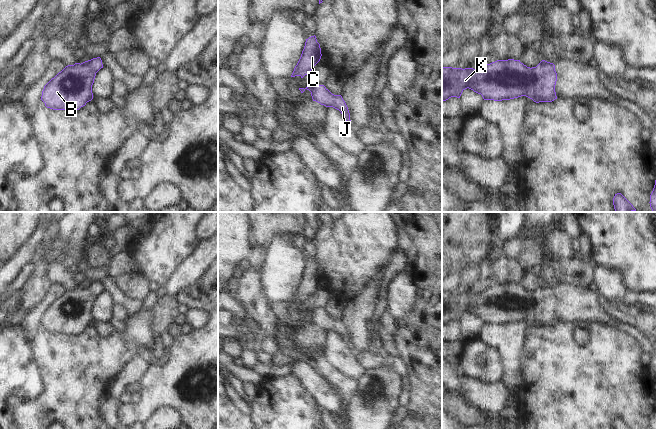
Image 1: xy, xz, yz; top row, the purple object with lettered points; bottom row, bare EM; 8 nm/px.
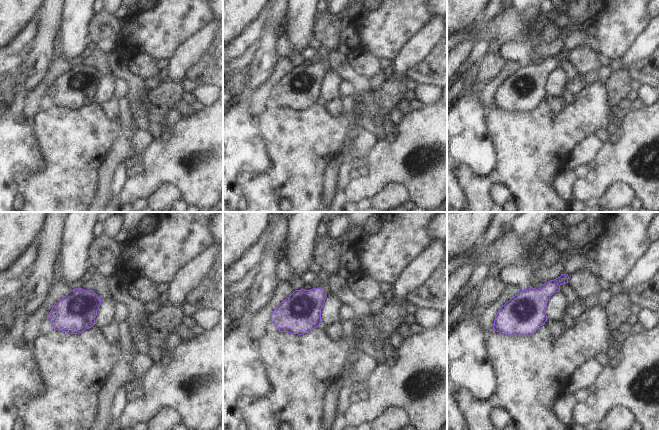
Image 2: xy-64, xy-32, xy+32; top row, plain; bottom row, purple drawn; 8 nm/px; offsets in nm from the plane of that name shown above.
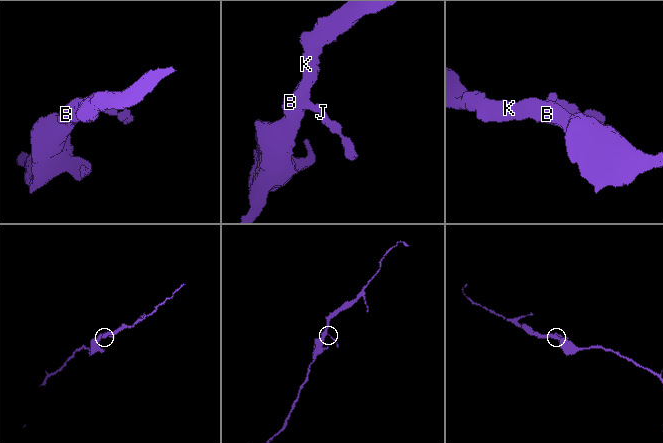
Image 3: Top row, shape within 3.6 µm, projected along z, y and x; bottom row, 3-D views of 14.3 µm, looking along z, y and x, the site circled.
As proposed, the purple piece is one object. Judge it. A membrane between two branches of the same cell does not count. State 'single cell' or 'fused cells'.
single cell

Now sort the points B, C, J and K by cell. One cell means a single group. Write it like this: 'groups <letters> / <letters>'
groups B C J K

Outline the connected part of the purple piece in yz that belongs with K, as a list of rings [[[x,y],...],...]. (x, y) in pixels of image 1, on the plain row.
[[[514,283],[497,284],[481,293],[442,291],[442,325],[460,322],[462,316],[469,312],[481,318],[484,324],[502,325],[526,320],[536,327],[552,326],[557,323],[556,305],[555,289],[545,284],[532,292]]]

